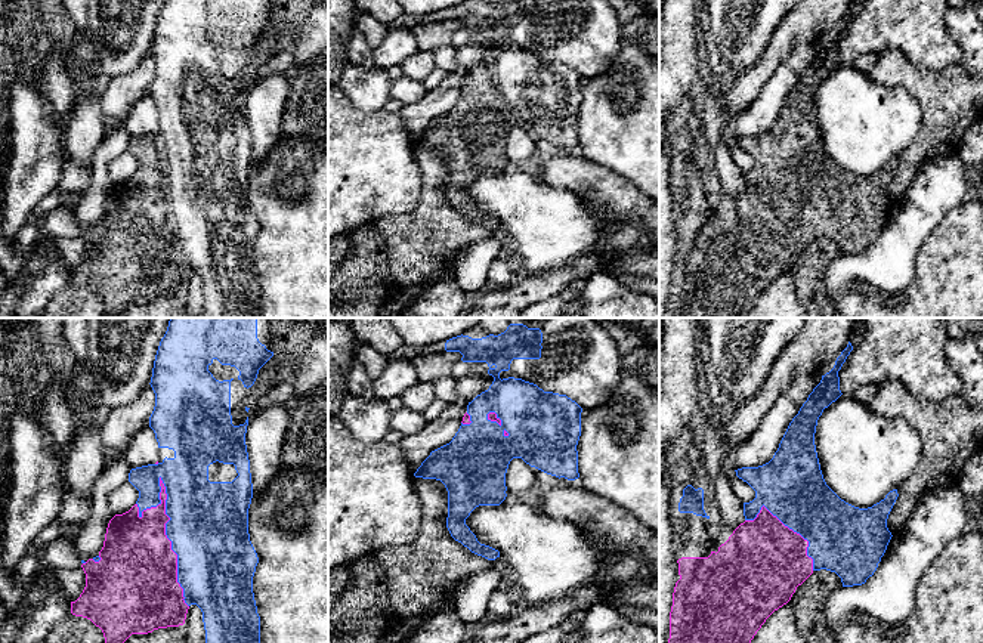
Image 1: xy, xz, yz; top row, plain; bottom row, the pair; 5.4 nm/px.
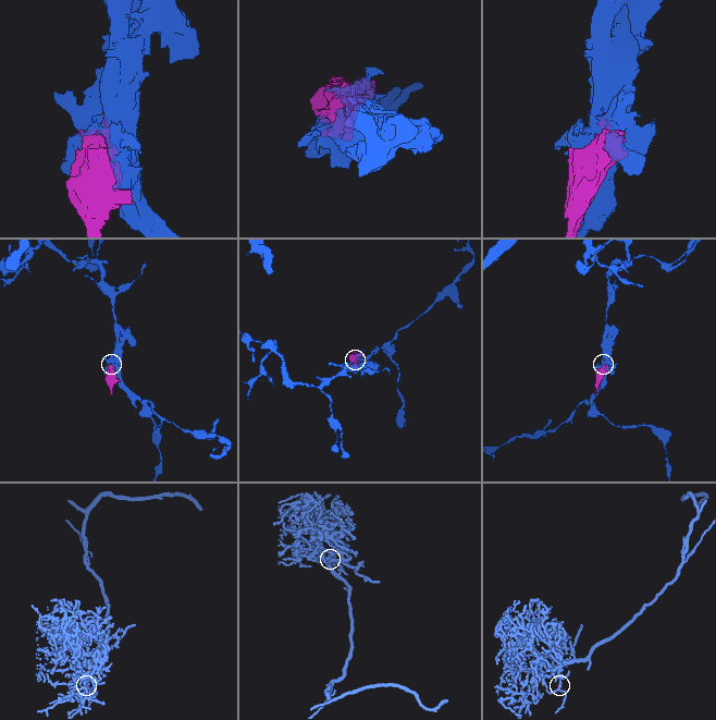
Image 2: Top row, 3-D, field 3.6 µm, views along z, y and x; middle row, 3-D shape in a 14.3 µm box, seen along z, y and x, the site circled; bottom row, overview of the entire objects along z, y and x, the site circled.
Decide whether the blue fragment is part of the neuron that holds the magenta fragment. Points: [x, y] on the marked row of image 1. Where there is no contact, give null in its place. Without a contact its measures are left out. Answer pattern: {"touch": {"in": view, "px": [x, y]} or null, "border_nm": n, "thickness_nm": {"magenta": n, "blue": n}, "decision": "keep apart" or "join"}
{"touch": {"in": "xy", "px": [170, 541]}, "border_nm": 750, "thickness_nm": {"magenta": 440, "blue": 440}, "decision": "keep apart"}

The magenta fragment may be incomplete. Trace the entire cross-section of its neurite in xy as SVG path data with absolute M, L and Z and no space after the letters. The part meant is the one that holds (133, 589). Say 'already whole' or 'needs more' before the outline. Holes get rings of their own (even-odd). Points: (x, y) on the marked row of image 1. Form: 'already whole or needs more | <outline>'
already whole | M160 477L160 500L157 507L139 511L135 504L129 511L115 514L106 528L99 562L89 559L81 565L86 587L71 613L90 619L103 633L105 643L124 643L132 634L148 634L158 628L185 624L189 606L183 588L177 582L177 554L166 535L166 486Z

